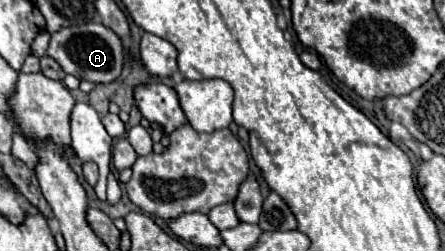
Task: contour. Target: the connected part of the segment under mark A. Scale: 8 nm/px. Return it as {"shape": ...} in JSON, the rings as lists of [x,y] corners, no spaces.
{"shape":[[[88,22],[54,32],[50,38],[48,56],[52,56],[66,74],[74,74],[80,80],[92,80],[96,84],[116,80],[124,66],[124,48],[120,38],[110,28],[104,28],[104,24],[100,22]]]}

